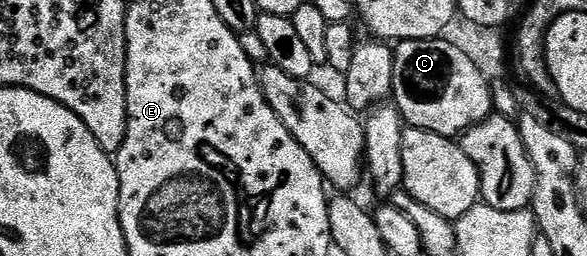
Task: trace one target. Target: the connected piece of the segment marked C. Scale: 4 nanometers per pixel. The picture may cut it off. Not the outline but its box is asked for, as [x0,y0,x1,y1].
[391,37,492,139]

